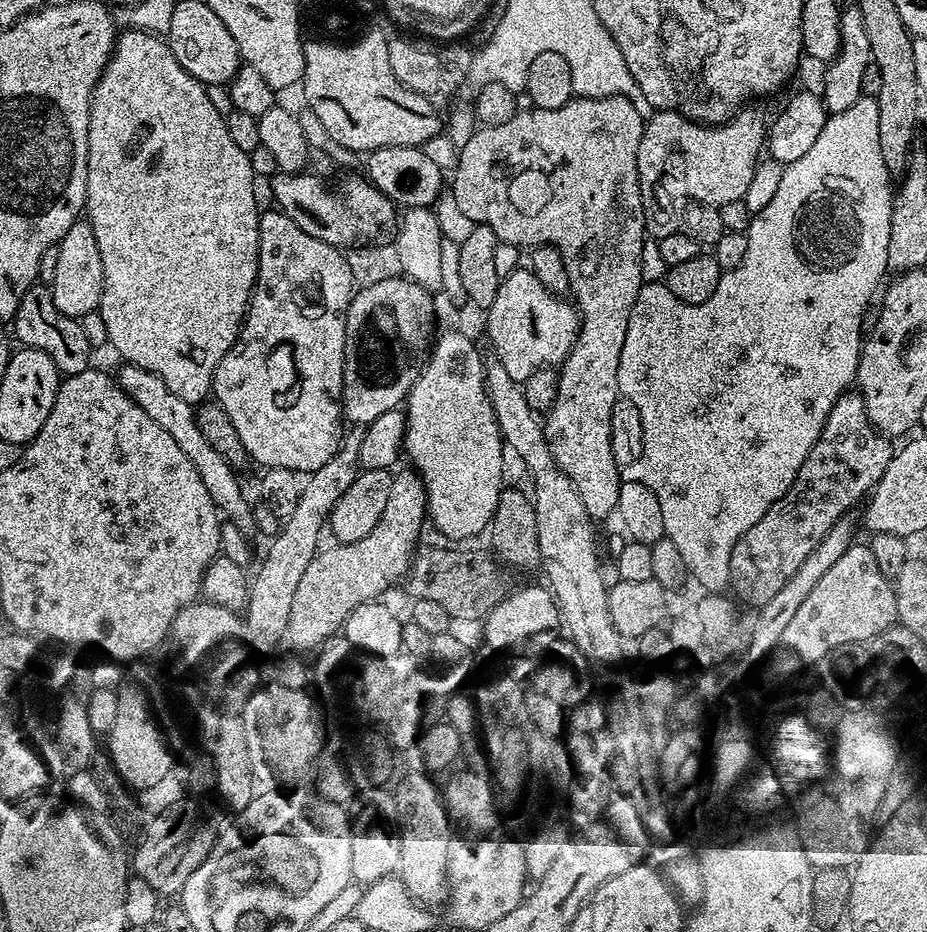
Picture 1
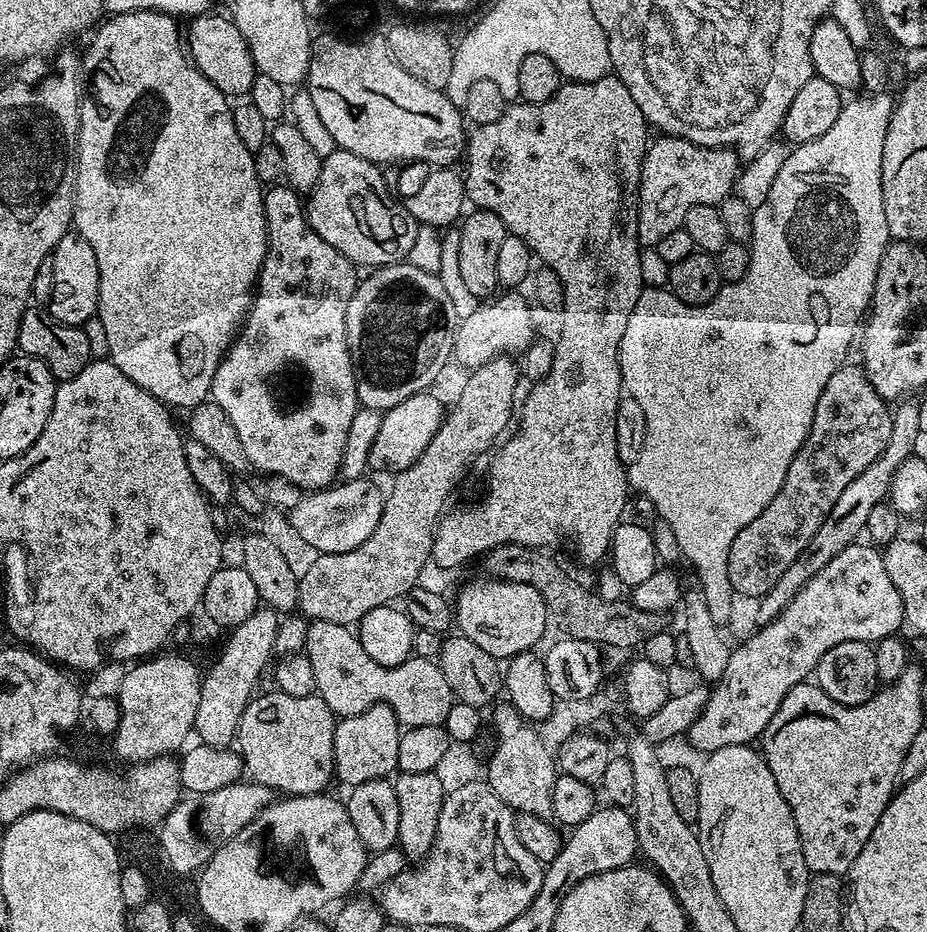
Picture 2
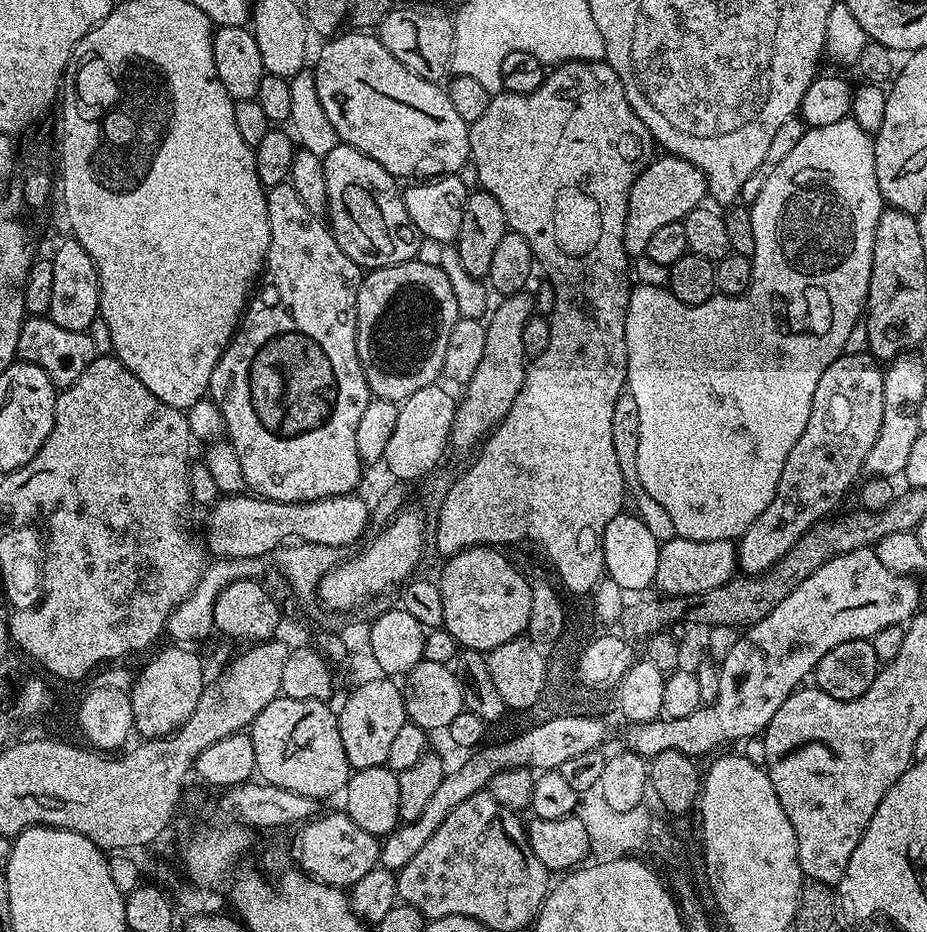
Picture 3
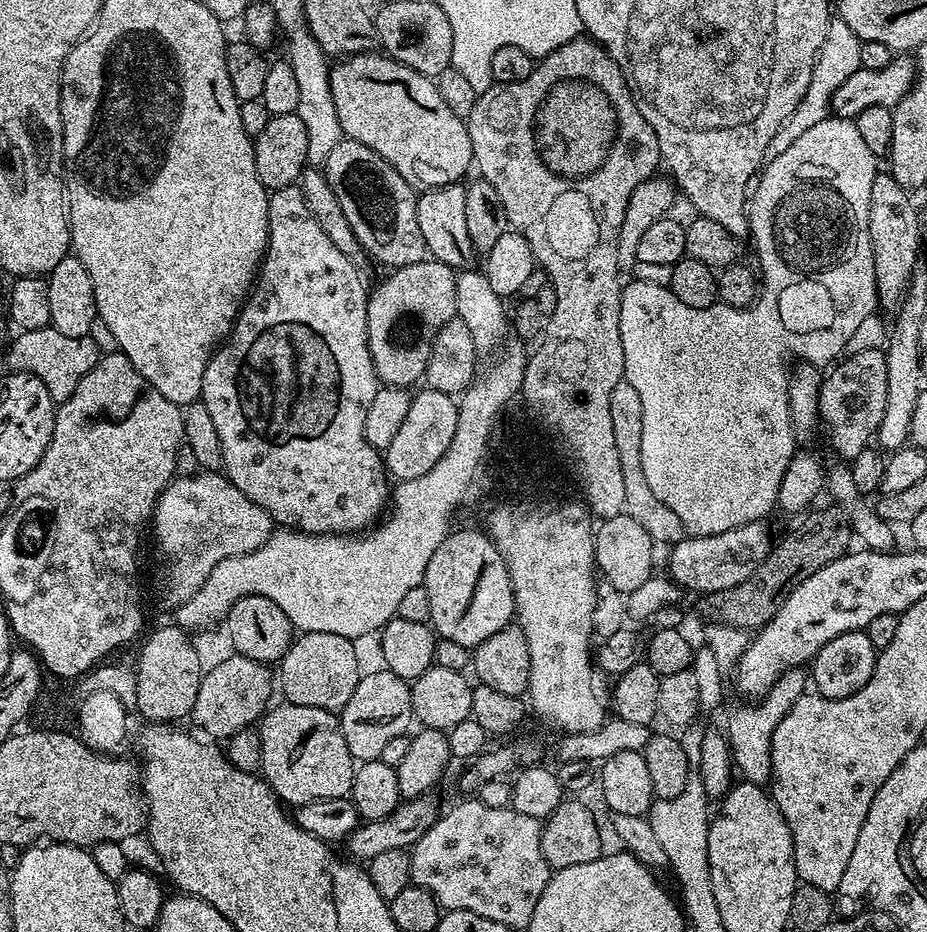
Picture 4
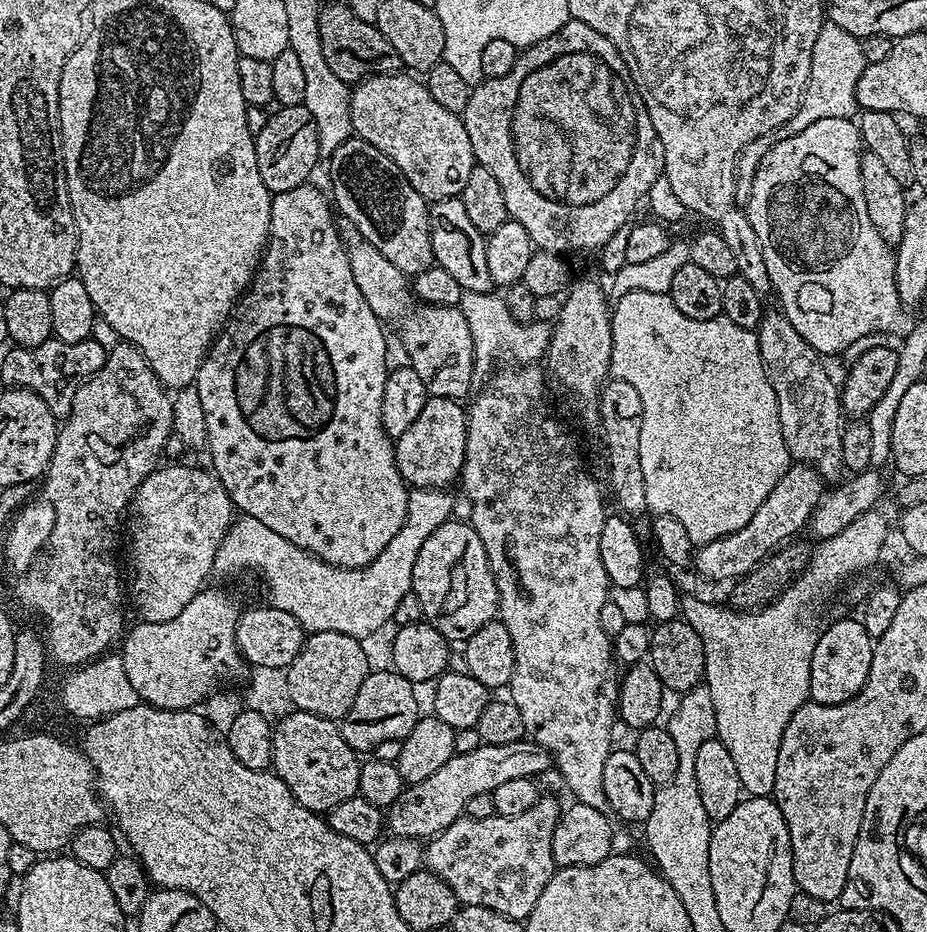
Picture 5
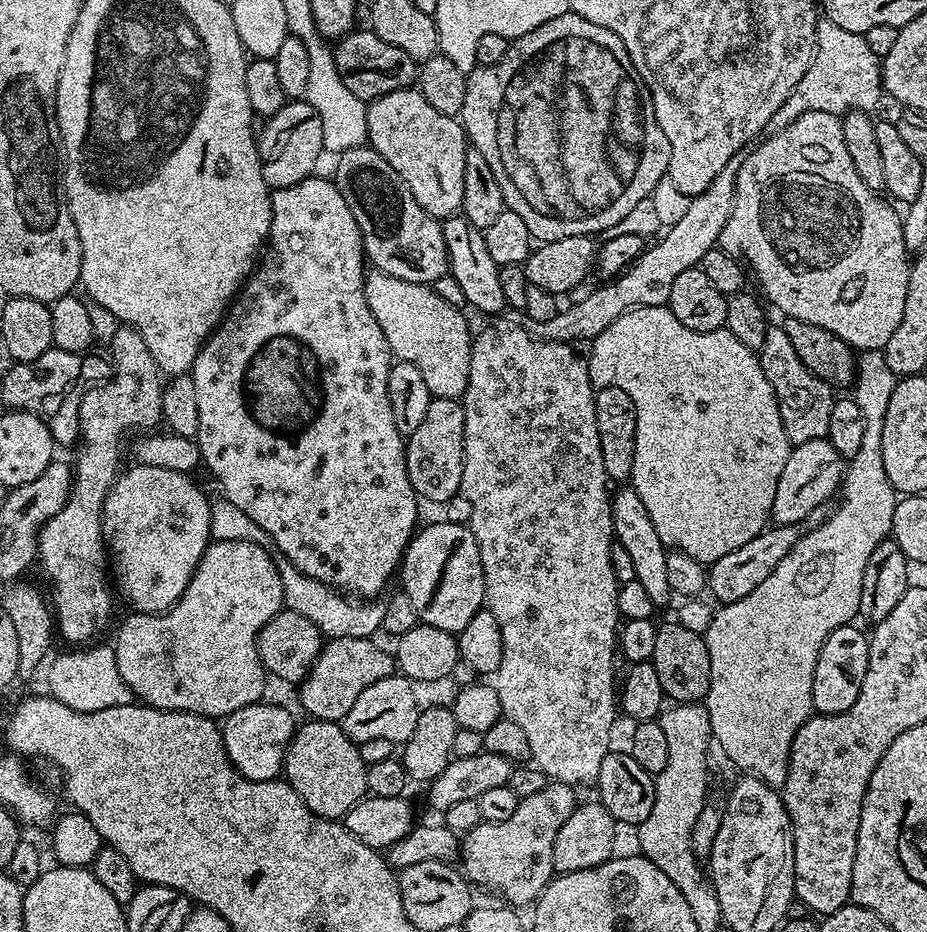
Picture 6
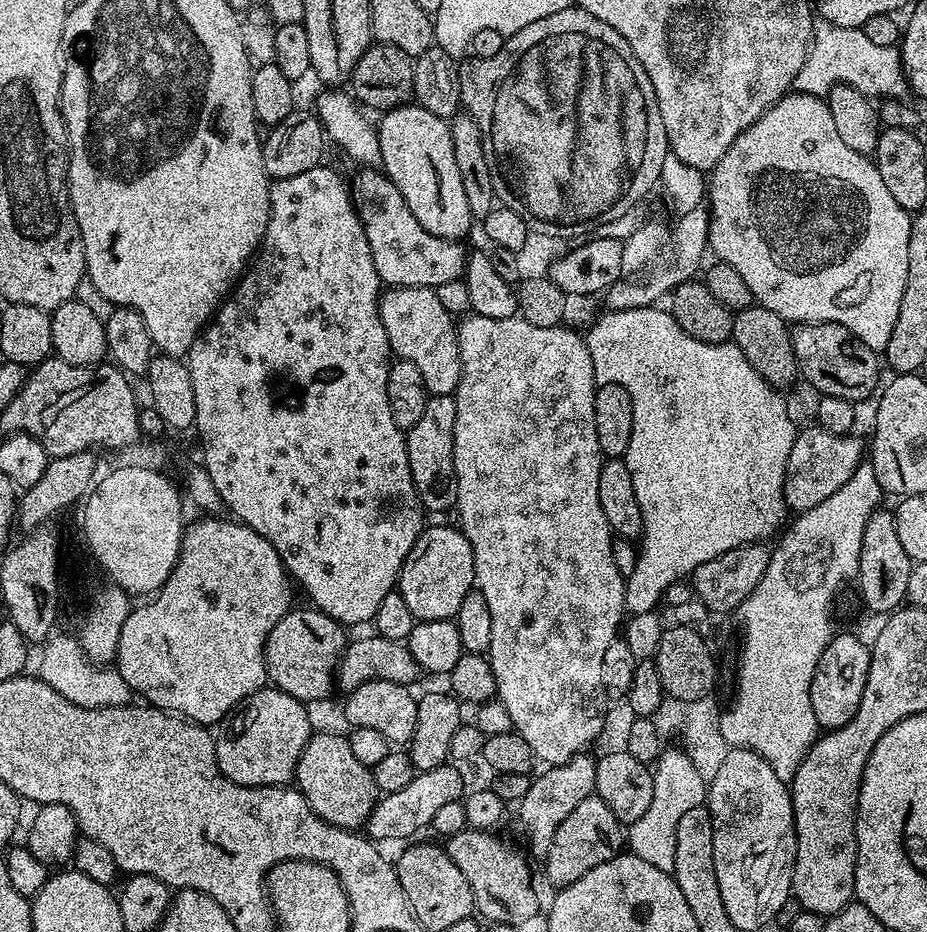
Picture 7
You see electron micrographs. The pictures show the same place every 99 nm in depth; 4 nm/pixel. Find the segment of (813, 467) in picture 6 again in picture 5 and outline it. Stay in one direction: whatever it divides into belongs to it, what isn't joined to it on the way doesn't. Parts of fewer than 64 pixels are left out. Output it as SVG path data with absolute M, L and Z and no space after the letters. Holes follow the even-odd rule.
M793 463L782 474L782 478L778 478L778 486L774 486L770 498L758 506L754 518L750 518L742 530L726 534L714 542L706 542L695 549L694 568L708 580L739 580L758 567L777 548L789 543L795 537L792 536L795 532L805 531L808 520L825 491L825 481L815 468L808 463Z

